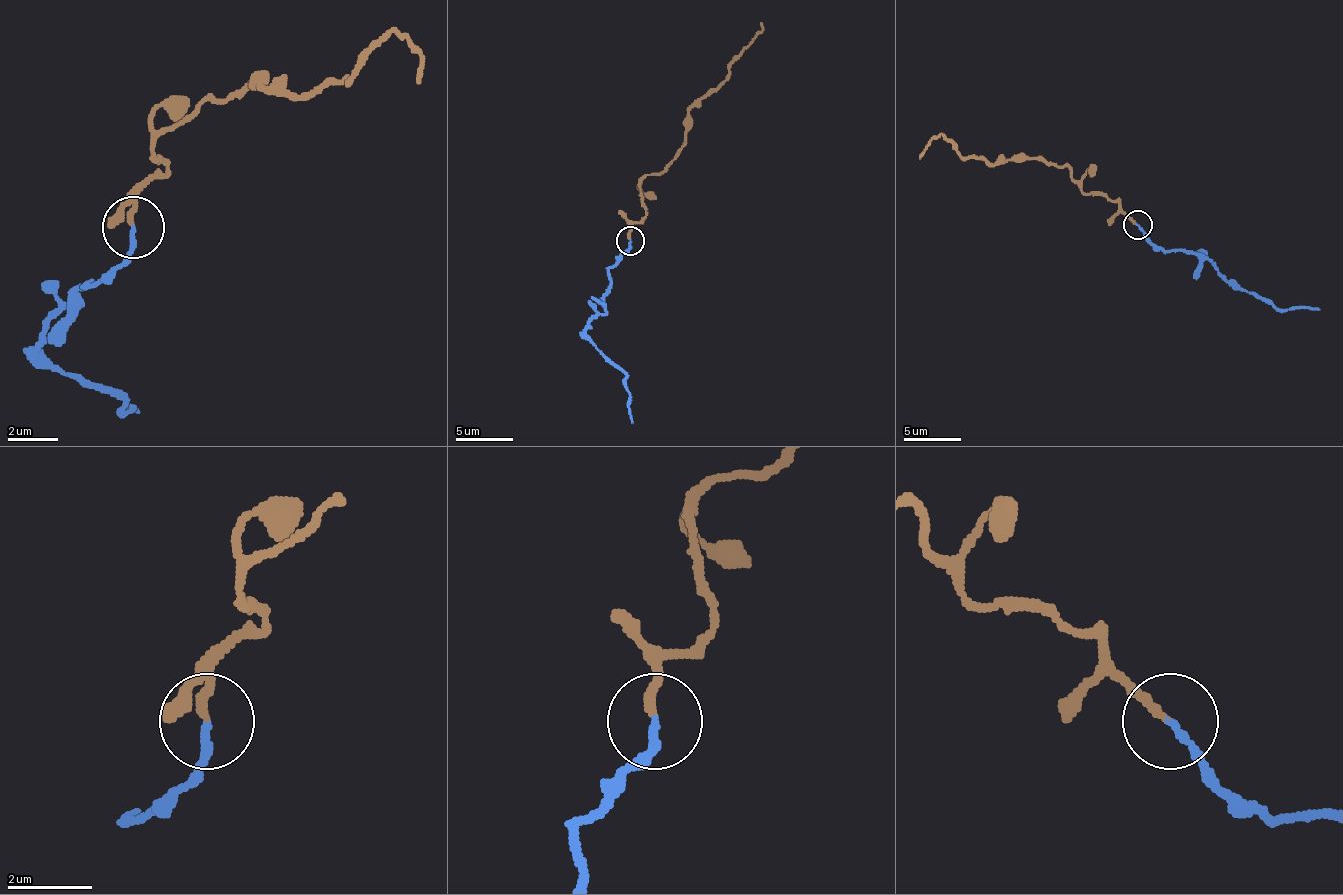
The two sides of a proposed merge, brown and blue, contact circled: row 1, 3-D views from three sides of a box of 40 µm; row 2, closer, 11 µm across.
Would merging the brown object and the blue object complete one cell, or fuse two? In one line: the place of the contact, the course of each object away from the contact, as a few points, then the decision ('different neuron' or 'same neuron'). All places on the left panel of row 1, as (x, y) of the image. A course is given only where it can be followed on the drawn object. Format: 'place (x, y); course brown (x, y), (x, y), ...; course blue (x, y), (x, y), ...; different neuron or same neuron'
place (133, 227); course brown (134, 226), (166, 169), (153, 144), (203, 101), (253, 82), (316, 94), (391, 32), (422, 57), (416, 82); course blue (134, 226), (134, 244), (84, 282), (91, 282), (34, 351), (122, 407), (141, 413); different neuron

